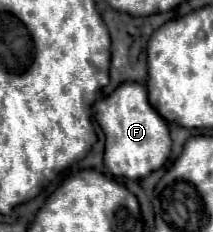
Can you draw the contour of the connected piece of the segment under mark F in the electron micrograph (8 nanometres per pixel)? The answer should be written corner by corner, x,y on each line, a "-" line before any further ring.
123,84
111,96
97,100
95,116
107,136
105,140
105,168
115,178
141,180
153,170
159,170
171,152
169,124
151,108
147,88
141,84

